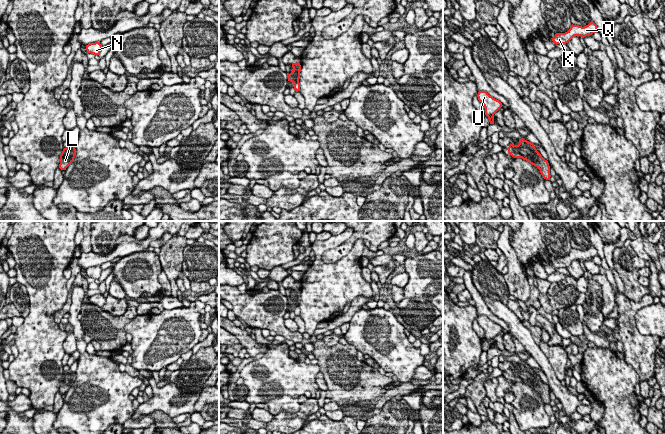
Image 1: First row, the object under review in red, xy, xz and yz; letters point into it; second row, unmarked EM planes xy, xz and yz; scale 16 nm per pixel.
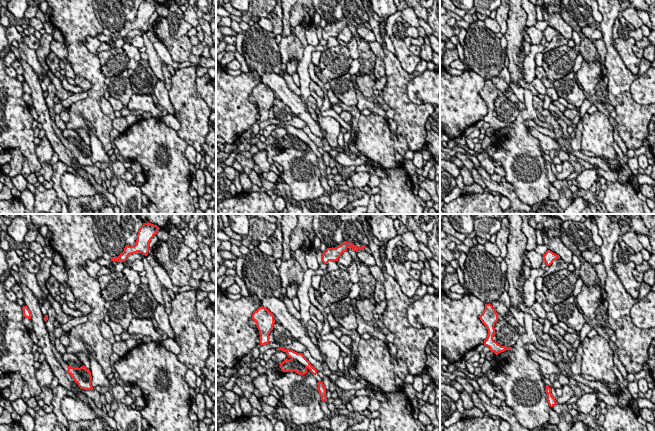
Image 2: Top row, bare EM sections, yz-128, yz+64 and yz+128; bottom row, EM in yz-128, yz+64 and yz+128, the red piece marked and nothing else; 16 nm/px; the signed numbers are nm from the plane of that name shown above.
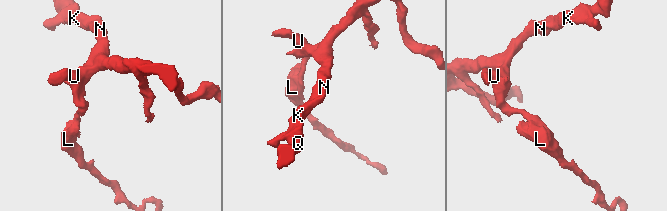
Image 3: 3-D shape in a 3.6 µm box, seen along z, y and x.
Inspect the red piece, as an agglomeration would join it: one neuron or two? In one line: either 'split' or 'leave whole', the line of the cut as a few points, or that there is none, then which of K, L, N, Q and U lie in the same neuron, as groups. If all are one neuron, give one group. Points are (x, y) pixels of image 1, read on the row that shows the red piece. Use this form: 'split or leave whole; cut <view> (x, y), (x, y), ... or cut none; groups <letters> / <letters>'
split; cut yz (519, 140), (522, 140), (536, 150); groups K N Q U / L

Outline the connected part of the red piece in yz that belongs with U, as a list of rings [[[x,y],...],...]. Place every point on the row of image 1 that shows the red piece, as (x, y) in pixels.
[[[479,91],[477,97],[484,105],[485,115],[488,117],[490,124],[494,124],[494,114],[503,106],[502,103],[490,96],[486,91]]]

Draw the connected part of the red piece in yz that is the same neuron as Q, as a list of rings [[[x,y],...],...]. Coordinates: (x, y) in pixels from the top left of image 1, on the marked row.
[[[591,21],[588,25],[582,27],[579,25],[571,25],[570,29],[565,33],[556,33],[552,39],[554,44],[566,44],[568,43],[574,36],[586,37],[592,35],[597,32],[597,25]]]

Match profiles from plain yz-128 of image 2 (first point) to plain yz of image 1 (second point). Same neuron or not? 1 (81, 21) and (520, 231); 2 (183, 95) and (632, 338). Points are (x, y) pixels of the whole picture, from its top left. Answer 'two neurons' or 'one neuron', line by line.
1: one neuron
2: one neuron

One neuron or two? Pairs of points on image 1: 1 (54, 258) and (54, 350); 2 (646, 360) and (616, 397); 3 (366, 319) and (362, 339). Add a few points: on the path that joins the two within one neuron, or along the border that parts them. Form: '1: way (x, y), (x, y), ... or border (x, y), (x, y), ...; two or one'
1: way (45, 281), (45, 327); one
2: border (623, 359), (632, 367), (640, 381); two
3: way (365, 324), (364, 334); one

